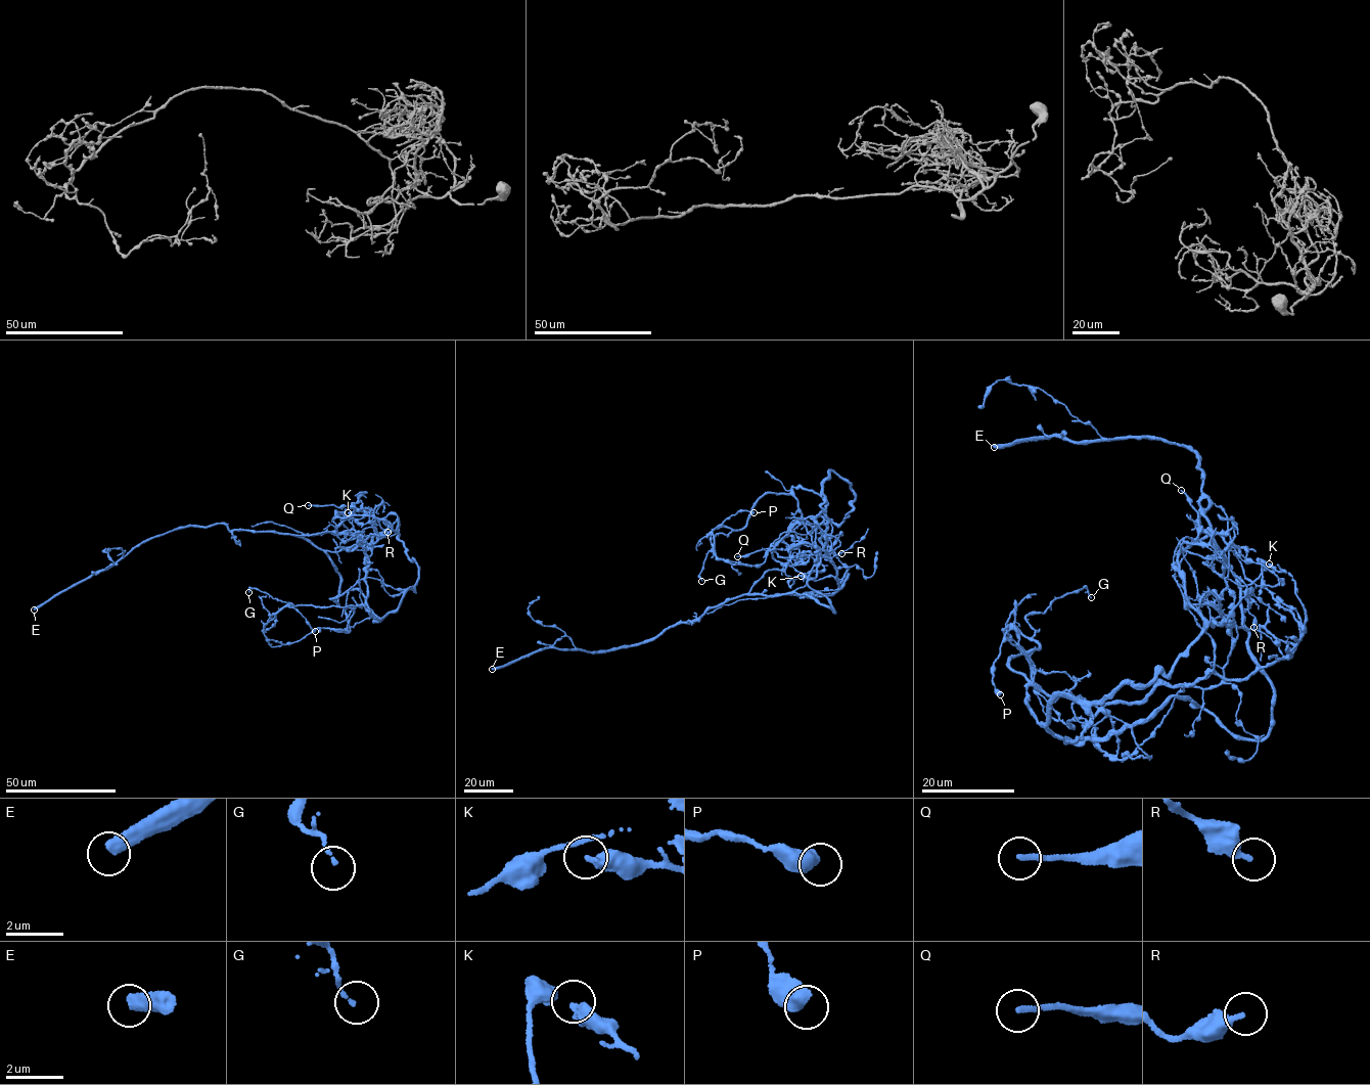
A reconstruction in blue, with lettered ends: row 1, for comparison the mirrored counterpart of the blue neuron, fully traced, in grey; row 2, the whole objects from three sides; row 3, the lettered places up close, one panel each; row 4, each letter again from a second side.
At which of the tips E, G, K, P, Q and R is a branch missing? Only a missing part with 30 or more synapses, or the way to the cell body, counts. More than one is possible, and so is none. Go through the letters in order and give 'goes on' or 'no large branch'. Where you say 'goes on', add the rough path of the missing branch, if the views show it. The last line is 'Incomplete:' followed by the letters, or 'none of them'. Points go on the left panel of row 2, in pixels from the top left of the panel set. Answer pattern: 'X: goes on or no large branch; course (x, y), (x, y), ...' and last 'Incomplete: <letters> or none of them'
E: goes on; course (34, 609), (6, 623), (29, 634), (27, 654), (56, 664), (84, 718), (126, 676), (146, 709), (155, 686)
G: no large branch
K: no large branch
P: no large branch
Q: no large branch
R: no large branch
Incomplete: E

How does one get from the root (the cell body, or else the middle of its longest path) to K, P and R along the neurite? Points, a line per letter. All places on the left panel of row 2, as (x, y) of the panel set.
K: (325, 550), (363, 550), (370, 544), (375, 531), (374, 516), (366, 511), (348, 512)
P: (325, 550), (371, 546), (366, 601), (382, 620), (363, 604), (290, 605), (315, 631)
R: (325, 550), (372, 544), (394, 535), (399, 522), (395, 514), (379, 523), (387, 532)

